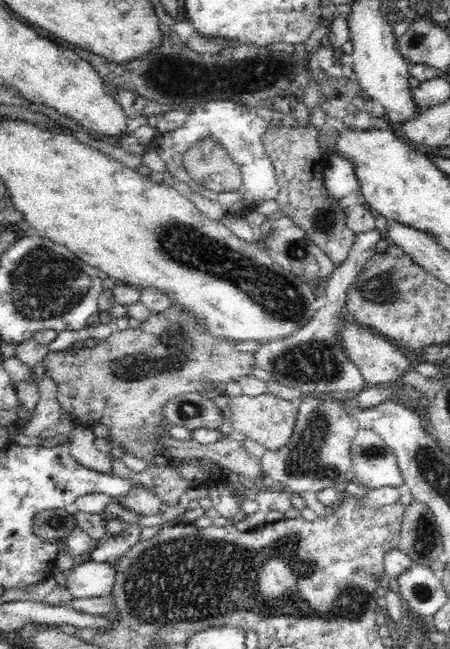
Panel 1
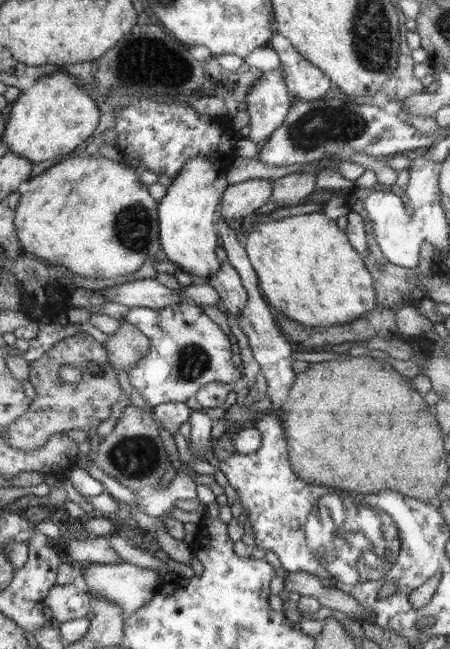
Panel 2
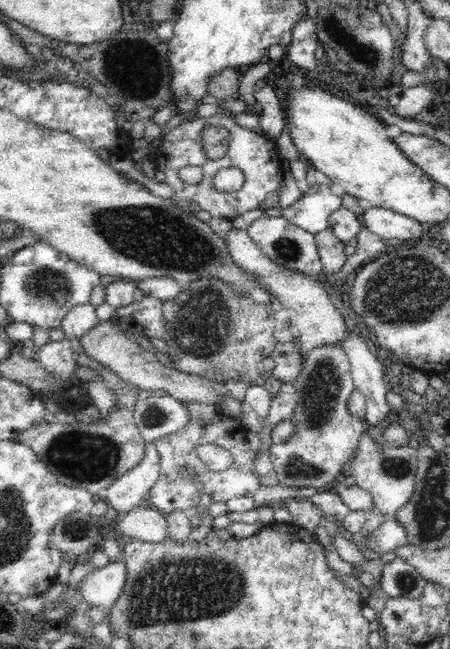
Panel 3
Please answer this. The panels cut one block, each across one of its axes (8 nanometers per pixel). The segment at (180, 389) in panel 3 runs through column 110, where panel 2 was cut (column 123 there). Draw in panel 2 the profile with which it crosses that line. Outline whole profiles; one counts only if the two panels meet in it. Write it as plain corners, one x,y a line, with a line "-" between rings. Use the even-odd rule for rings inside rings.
122,320
119,330
110,334
103,345
107,350
109,364
116,371
126,373
133,370
152,349
148,337
126,320

